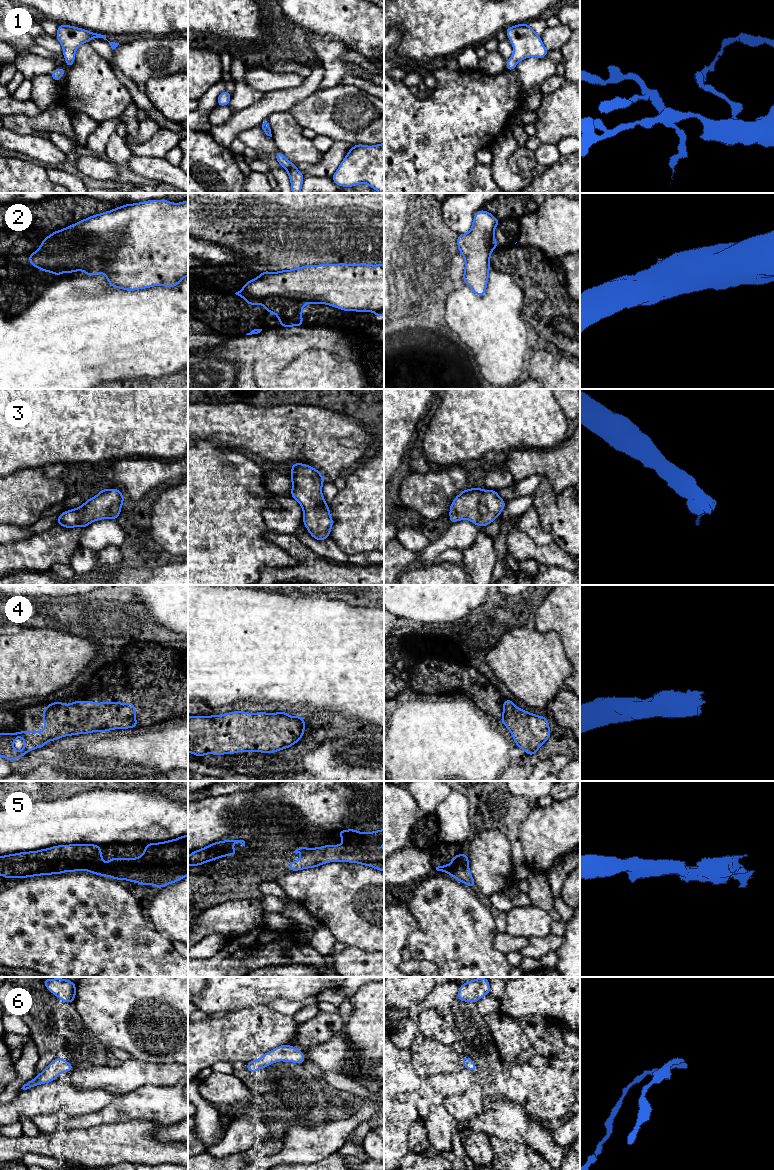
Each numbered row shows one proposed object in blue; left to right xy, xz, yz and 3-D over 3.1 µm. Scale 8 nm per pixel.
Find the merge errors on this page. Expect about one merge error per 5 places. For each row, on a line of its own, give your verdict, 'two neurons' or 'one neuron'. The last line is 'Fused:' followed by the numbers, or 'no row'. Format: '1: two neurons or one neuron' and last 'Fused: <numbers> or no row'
1: one neuron
2: two neurons
3: one neuron
4: one neuron
5: one neuron
6: one neuron
Fused: 2

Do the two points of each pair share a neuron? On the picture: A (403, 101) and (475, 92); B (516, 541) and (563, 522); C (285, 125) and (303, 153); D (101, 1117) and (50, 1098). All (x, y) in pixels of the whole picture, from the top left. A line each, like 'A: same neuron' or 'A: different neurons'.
A: same neuron
B: different neurons
C: same neuron
D: different neurons

